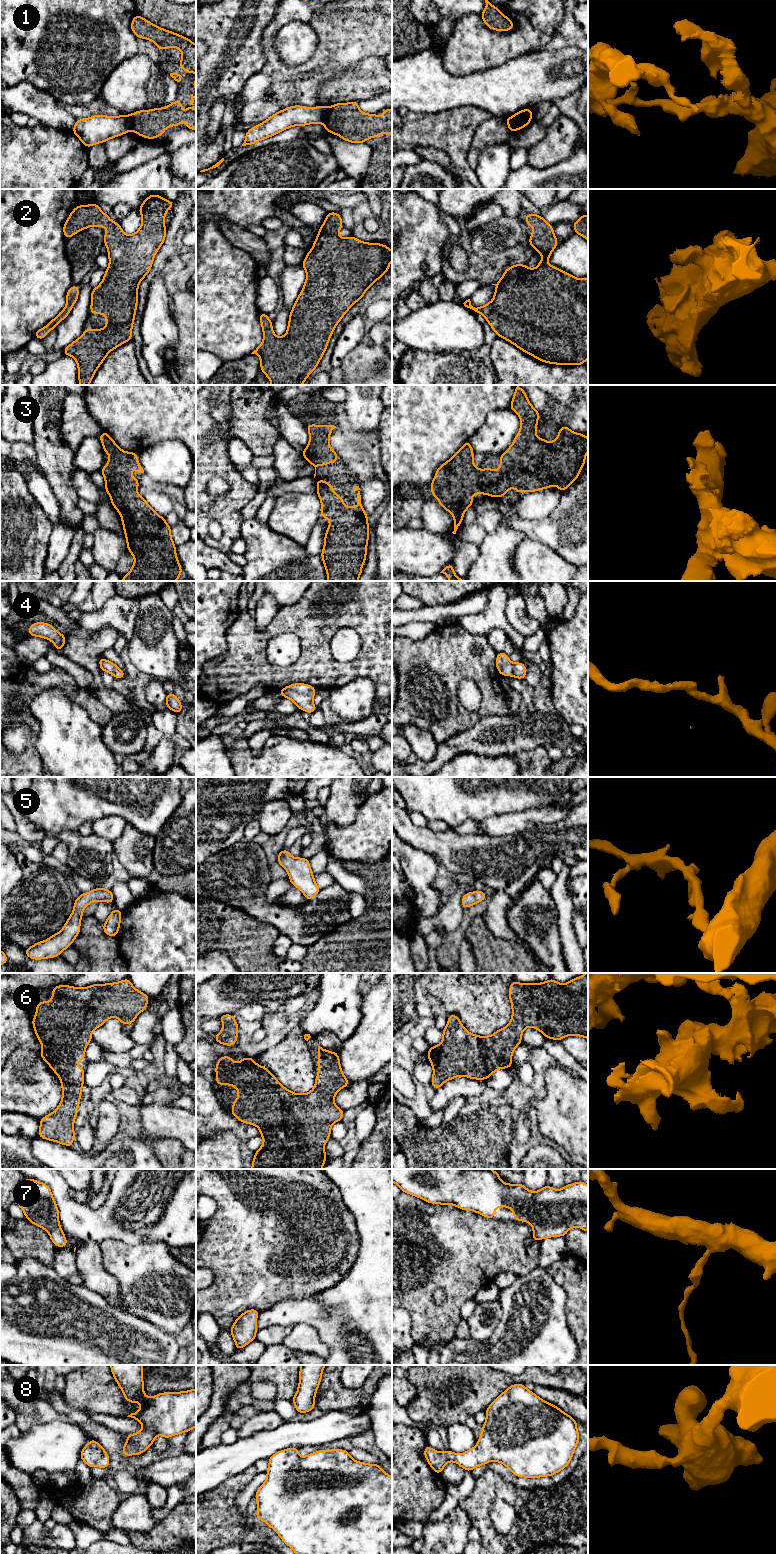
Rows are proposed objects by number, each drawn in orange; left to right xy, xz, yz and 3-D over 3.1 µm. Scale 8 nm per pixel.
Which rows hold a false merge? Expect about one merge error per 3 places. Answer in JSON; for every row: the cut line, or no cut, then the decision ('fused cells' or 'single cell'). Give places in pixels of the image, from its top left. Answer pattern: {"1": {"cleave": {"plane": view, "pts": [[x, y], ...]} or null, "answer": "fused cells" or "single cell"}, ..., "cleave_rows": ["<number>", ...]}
{"1": {"cleave": {"plane": "xz", "pts": [[328, 108], [322, 122]]}, "answer": "fused cells"}, "2": {"cleave": null, "answer": "single cell"}, "3": {"cleave": null, "answer": "single cell"}, "4": {"cleave": null, "answer": "single cell"}, "5": {"cleave": null, "answer": "single cell"}, "6": {"cleave": null, "answer": "single cell"}, "7": {"cleave": null, "answer": "single cell"}, "8": {"cleave": null, "answer": "single cell"}, "cleave_rows": ["1"]}

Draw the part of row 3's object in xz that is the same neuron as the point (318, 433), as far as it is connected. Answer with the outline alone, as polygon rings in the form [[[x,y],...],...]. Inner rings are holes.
[[[306,425],[310,439],[301,454],[309,464],[315,467],[314,478],[316,476],[317,466],[324,466],[339,460],[338,455],[329,445],[329,436],[335,428],[336,426],[334,425]]]

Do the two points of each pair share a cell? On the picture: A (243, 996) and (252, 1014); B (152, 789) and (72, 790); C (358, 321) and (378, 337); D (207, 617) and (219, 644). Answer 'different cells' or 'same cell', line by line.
A: different cells
B: same cell
C: different cells
D: same cell

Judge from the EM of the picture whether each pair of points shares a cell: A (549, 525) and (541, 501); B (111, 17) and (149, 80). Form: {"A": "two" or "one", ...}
{"A": "two", "B": "two"}

